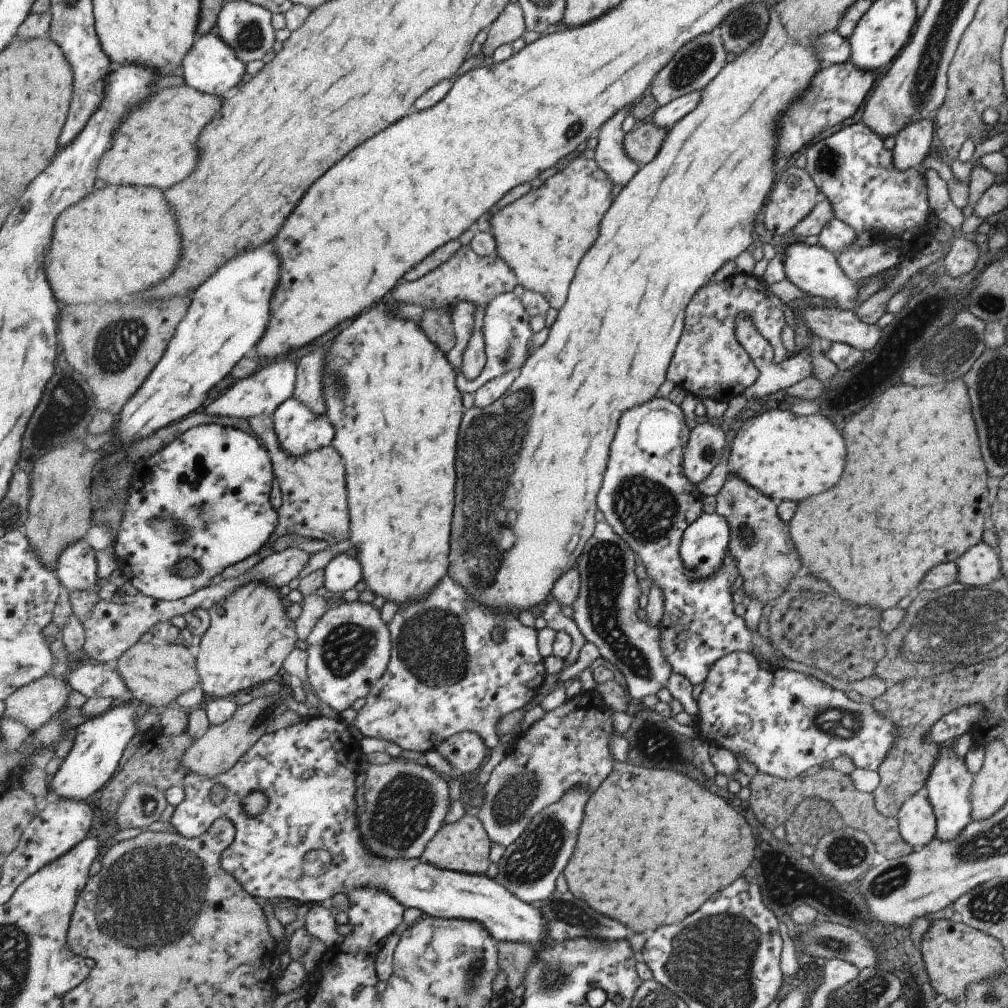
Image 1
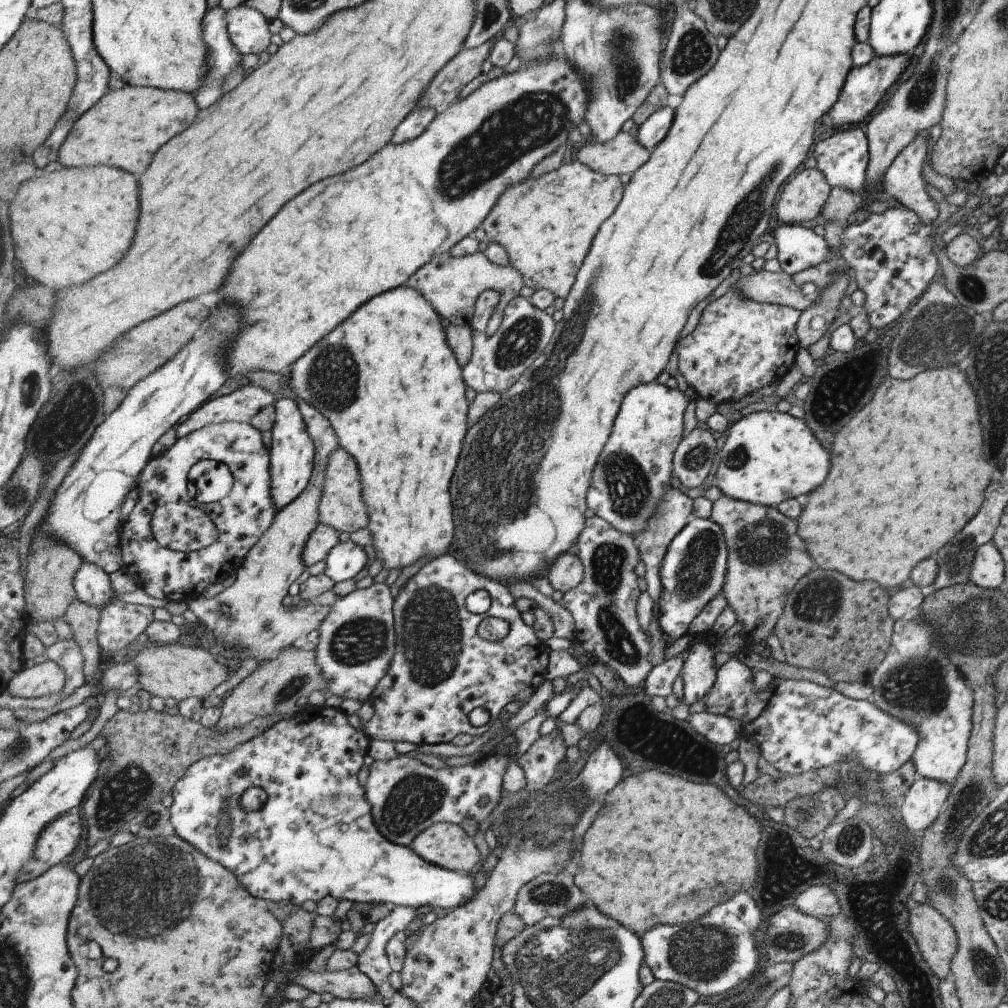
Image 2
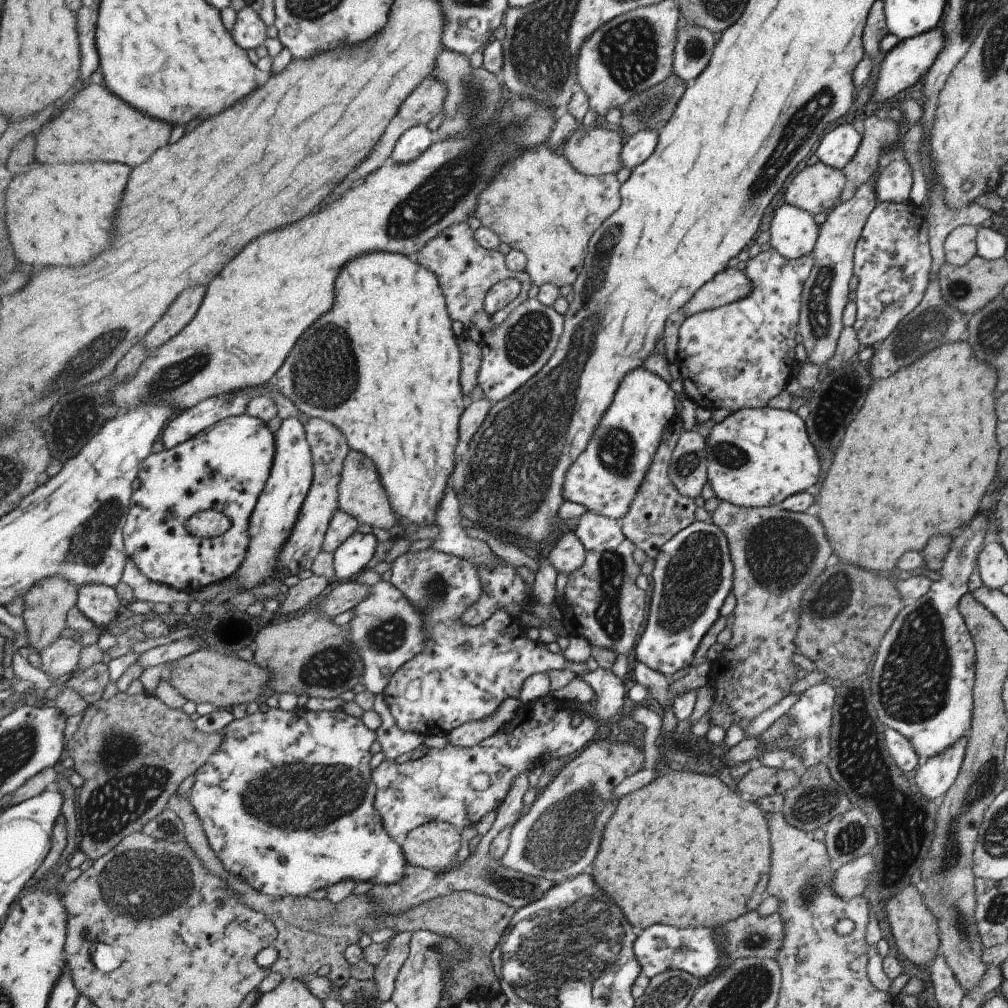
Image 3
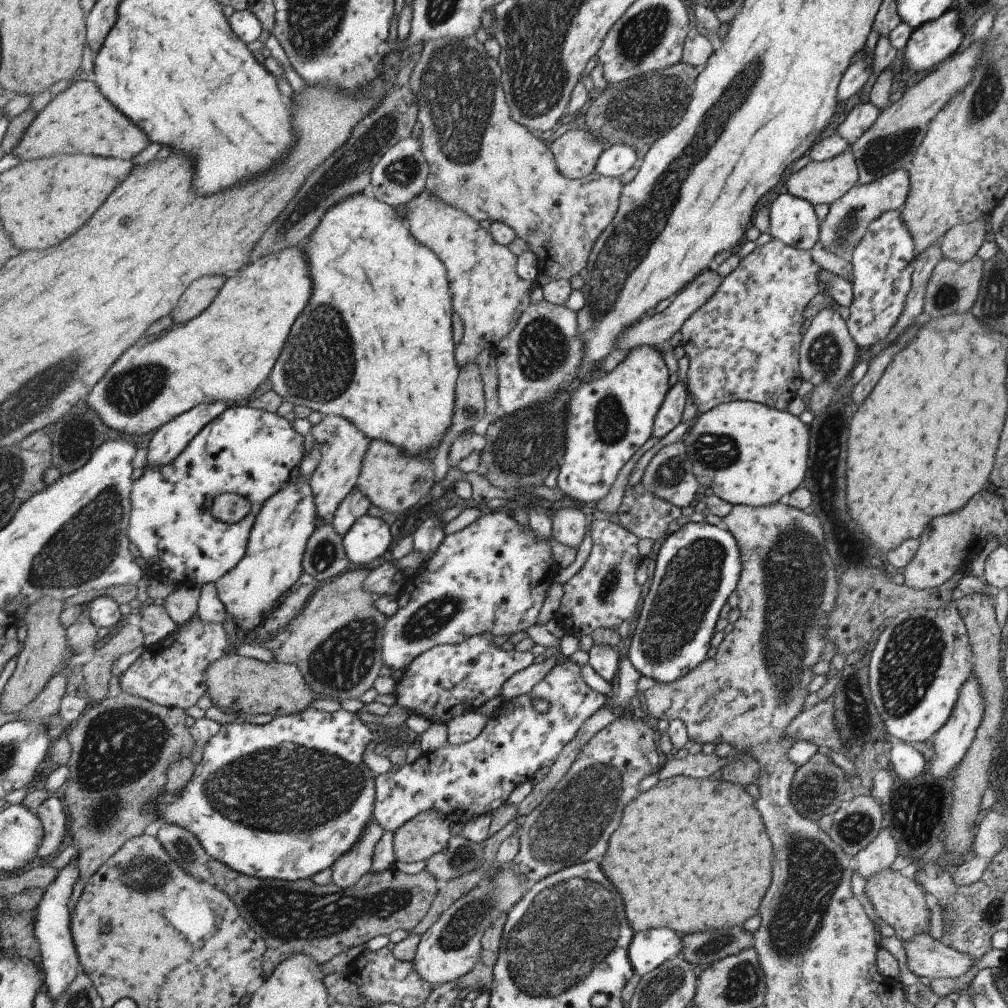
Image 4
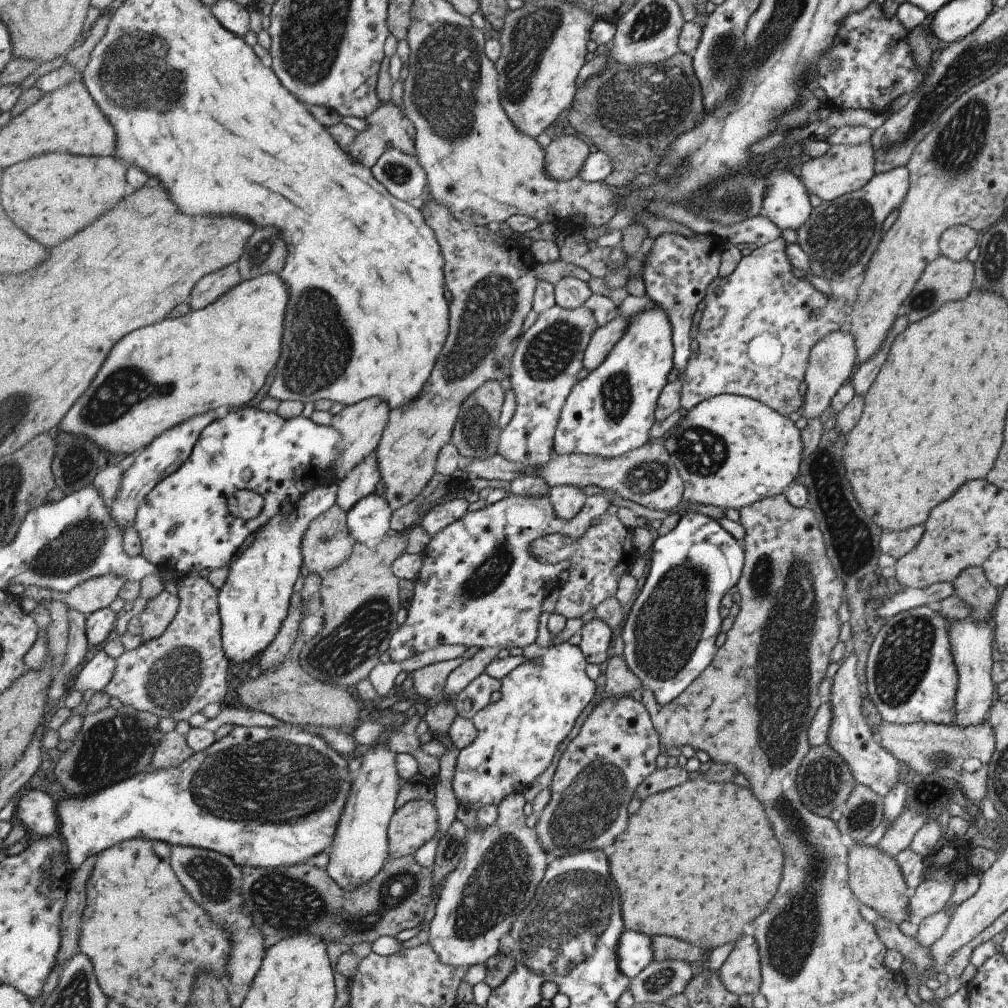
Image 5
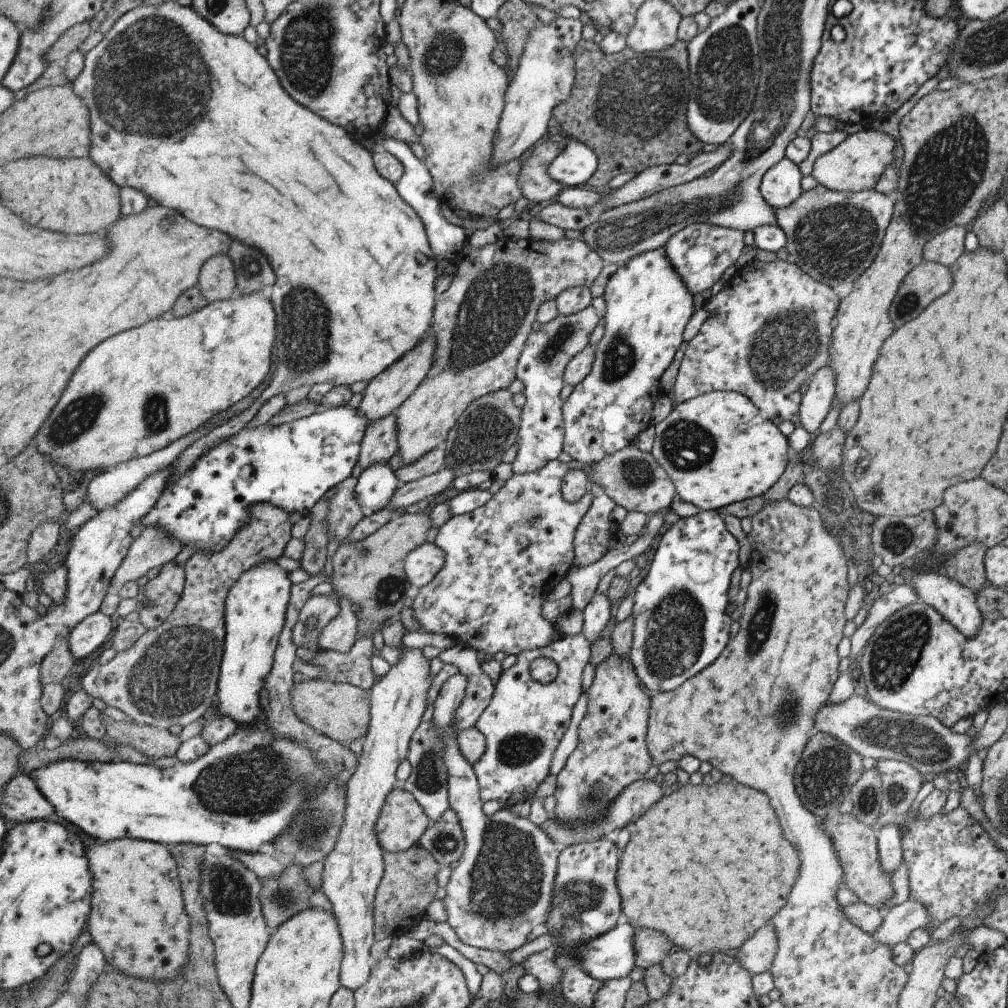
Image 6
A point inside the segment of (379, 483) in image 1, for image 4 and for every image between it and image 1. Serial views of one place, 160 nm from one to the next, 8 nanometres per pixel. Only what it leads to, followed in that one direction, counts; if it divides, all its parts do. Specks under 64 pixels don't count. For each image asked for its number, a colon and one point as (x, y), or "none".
2: (387, 380)
3: (388, 348)
4: (389, 296)

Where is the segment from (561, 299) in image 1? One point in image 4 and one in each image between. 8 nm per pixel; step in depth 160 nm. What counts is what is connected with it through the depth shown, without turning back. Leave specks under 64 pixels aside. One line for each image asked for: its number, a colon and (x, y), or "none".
2: (547, 224)
3: (540, 204)
4: (483, 162)

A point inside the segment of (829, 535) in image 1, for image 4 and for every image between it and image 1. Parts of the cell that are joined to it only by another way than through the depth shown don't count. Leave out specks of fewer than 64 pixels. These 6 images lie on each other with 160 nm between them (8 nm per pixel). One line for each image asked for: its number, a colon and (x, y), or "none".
2: (918, 443)
3: (919, 455)
4: (921, 444)

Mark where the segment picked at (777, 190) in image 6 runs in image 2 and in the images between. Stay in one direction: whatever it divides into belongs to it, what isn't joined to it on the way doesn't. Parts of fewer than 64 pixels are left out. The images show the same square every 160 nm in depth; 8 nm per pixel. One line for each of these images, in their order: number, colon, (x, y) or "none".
2: (798, 247)
3: (792, 232)
4: (791, 219)
5: (785, 202)

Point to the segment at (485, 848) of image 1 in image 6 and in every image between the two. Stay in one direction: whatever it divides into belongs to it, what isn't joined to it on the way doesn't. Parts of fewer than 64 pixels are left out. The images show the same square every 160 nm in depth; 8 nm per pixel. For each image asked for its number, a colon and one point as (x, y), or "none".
2: (447, 845)
3: (434, 844)
4: (420, 838)
5: (414, 823)
6: (403, 822)

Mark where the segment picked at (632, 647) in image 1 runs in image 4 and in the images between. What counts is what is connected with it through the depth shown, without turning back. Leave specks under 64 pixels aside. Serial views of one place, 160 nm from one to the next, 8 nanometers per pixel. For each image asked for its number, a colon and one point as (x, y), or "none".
2: (604, 607)
3: (602, 602)
4: (604, 593)

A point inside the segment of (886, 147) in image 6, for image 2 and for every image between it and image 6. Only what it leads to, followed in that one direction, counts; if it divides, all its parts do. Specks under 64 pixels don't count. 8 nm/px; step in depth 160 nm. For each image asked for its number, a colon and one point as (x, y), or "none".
2: (799, 202)
3: (816, 188)
4: (820, 182)
5: (841, 169)

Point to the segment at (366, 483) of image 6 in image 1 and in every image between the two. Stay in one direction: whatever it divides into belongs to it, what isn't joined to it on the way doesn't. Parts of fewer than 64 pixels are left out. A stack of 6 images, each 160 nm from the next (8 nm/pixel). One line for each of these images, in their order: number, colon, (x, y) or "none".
1: (344, 572)
2: (346, 560)
3: (353, 556)
4: (369, 538)
5: (370, 521)

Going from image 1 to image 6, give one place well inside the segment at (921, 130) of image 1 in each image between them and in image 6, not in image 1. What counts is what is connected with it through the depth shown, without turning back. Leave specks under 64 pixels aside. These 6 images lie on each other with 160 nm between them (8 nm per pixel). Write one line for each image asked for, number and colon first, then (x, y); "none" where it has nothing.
2: (902, 182)
3: (892, 183)
4: (843, 226)
5: (838, 238)
6: (833, 237)

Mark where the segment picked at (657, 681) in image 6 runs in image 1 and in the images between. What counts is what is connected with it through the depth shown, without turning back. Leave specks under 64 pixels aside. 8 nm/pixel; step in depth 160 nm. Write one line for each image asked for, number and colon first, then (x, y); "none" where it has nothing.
1: (705, 542)
2: (692, 572)
3: (692, 575)
4: (697, 566)
5: (669, 635)

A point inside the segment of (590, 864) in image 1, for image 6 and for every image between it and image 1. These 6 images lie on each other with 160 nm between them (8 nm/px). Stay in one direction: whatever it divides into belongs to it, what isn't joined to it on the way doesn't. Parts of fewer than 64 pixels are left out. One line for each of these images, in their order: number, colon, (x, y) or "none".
2: (664, 850)
3: (665, 838)
4: (692, 854)
5: (703, 878)
6: (709, 894)

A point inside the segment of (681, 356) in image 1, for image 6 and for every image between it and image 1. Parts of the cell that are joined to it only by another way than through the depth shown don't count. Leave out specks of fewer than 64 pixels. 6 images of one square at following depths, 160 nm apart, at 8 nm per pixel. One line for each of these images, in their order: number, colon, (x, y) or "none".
2: (738, 346)
3: (738, 356)
4: (742, 343)
5: (757, 325)
6: (768, 329)

